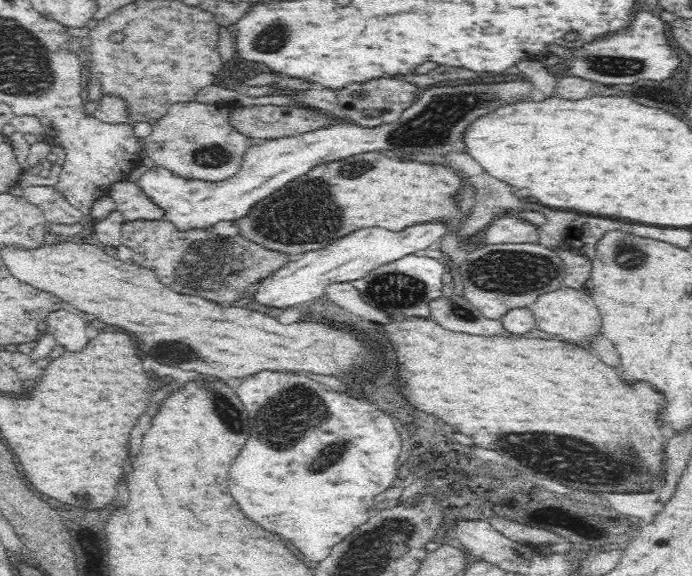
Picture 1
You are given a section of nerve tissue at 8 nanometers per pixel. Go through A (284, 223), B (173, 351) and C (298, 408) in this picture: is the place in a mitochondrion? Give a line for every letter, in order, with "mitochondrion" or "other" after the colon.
A: mitochondrion
B: mitochondrion
C: mitochondrion

